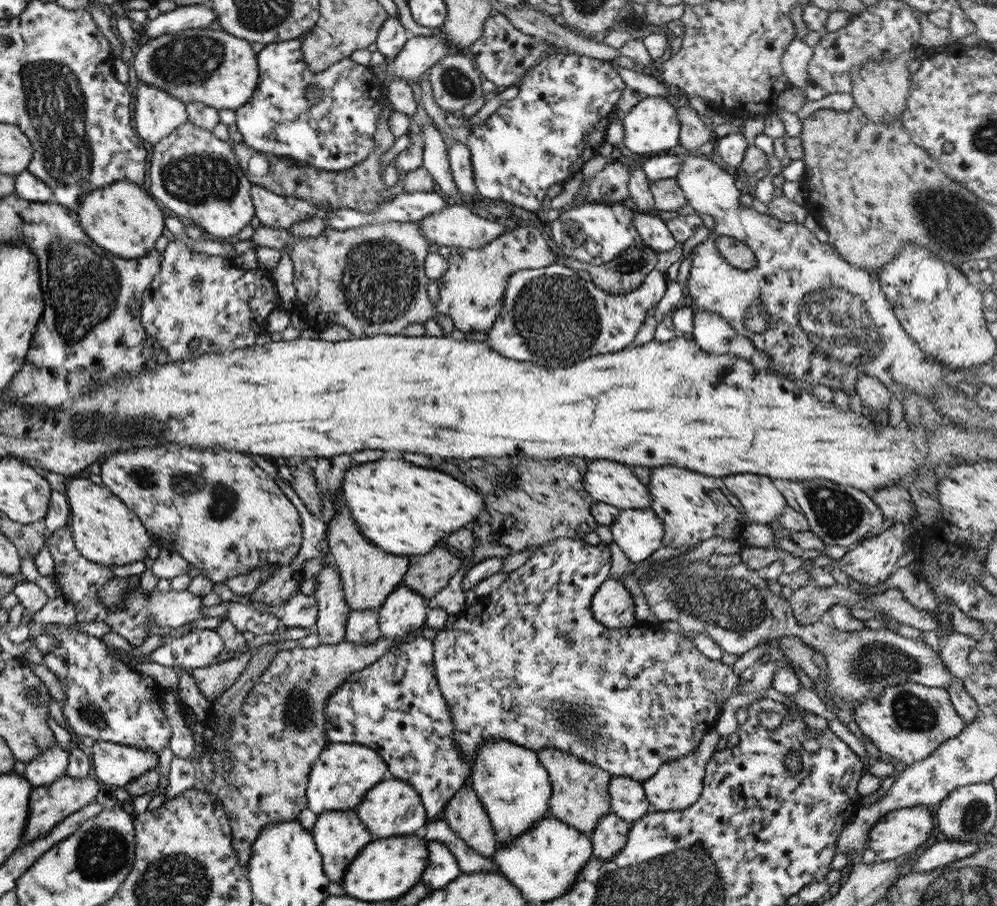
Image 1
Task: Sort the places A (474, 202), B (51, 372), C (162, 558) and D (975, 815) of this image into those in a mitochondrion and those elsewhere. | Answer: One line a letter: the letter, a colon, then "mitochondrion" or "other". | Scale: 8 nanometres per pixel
A: other
B: other
C: other
D: mitochondrion

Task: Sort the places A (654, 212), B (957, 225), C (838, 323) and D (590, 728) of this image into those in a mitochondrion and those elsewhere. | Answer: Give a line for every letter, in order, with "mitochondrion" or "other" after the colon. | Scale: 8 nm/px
A: other
B: mitochondrion
C: mitochondrion
D: mitochondrion

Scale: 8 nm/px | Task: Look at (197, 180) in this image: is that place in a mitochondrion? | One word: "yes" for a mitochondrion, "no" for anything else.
yes

